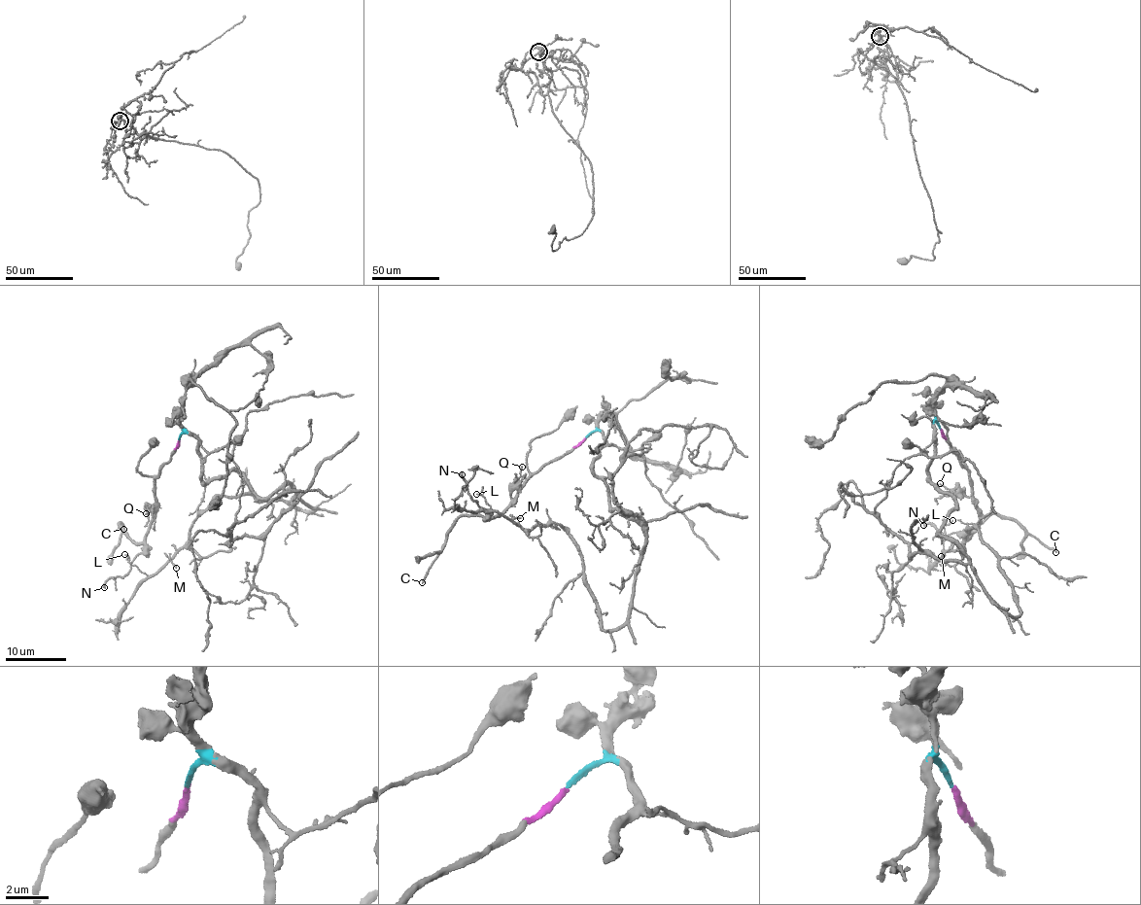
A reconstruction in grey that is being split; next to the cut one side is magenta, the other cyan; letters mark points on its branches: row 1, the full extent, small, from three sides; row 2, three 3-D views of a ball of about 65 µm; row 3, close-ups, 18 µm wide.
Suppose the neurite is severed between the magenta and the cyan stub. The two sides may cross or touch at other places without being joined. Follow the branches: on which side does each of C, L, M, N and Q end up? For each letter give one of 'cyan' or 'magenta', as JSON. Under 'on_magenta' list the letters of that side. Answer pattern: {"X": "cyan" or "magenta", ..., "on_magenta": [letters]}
{"C": "magenta", "L": "cyan", "M": "cyan", "N": "magenta", "Q": "magenta", "on_magenta": ["C", "N", "Q"]}

